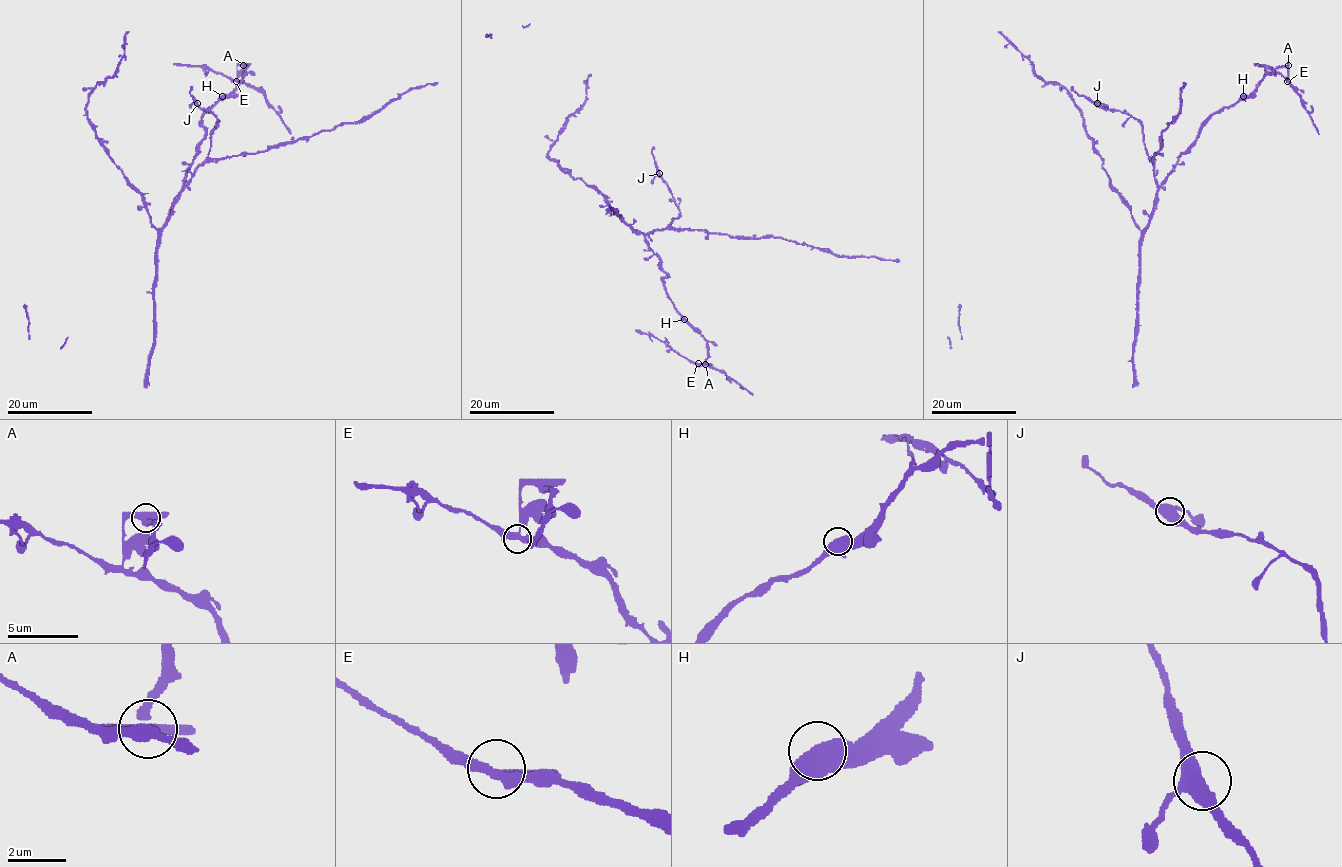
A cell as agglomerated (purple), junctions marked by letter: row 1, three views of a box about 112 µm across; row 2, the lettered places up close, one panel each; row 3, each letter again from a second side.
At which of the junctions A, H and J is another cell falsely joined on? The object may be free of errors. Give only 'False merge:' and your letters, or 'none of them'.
False merge: A

